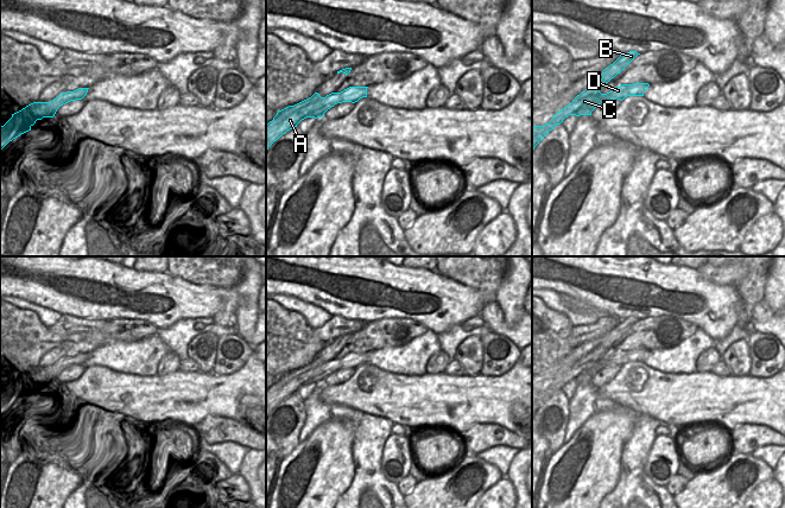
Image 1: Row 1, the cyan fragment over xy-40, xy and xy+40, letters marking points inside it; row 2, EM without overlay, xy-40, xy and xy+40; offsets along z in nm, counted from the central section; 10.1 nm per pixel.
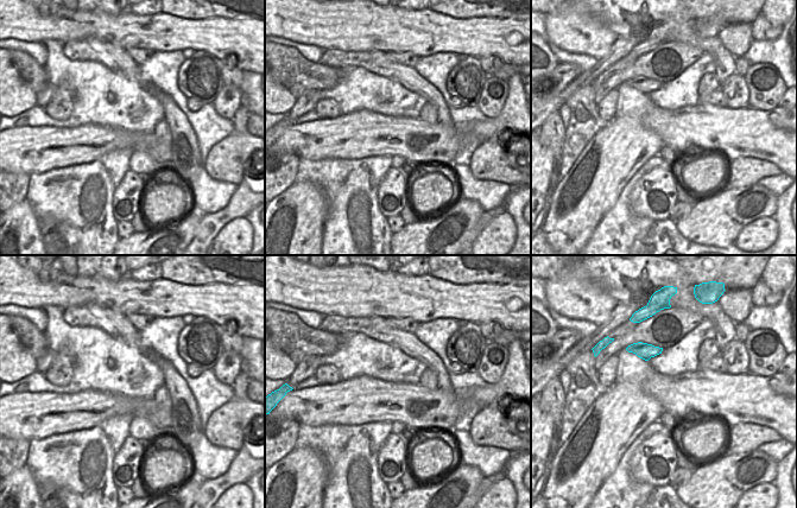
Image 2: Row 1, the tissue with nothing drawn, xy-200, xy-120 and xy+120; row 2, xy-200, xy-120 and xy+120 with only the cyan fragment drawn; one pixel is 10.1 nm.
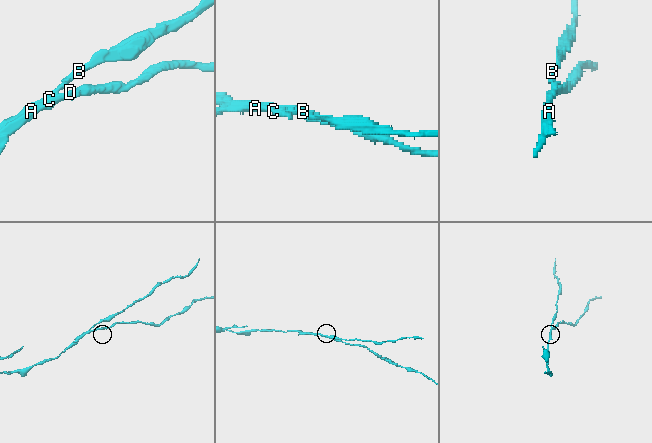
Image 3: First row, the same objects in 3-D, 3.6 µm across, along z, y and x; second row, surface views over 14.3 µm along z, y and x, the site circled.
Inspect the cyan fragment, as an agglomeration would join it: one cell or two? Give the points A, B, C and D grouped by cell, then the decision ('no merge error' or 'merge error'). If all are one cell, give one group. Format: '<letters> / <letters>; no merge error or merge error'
A C D / B; merge error

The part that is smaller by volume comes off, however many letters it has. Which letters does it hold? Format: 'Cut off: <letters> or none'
Cut off: B.

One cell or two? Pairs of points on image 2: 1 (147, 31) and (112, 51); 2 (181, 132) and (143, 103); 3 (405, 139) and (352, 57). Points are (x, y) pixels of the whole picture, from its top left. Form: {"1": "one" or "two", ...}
{"1": "two", "2": "two", "3": "two"}

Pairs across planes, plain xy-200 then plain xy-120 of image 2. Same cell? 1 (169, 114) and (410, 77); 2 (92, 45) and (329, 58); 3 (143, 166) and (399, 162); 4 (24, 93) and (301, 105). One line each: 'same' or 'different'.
1: same
2: same
3: same
4: different

